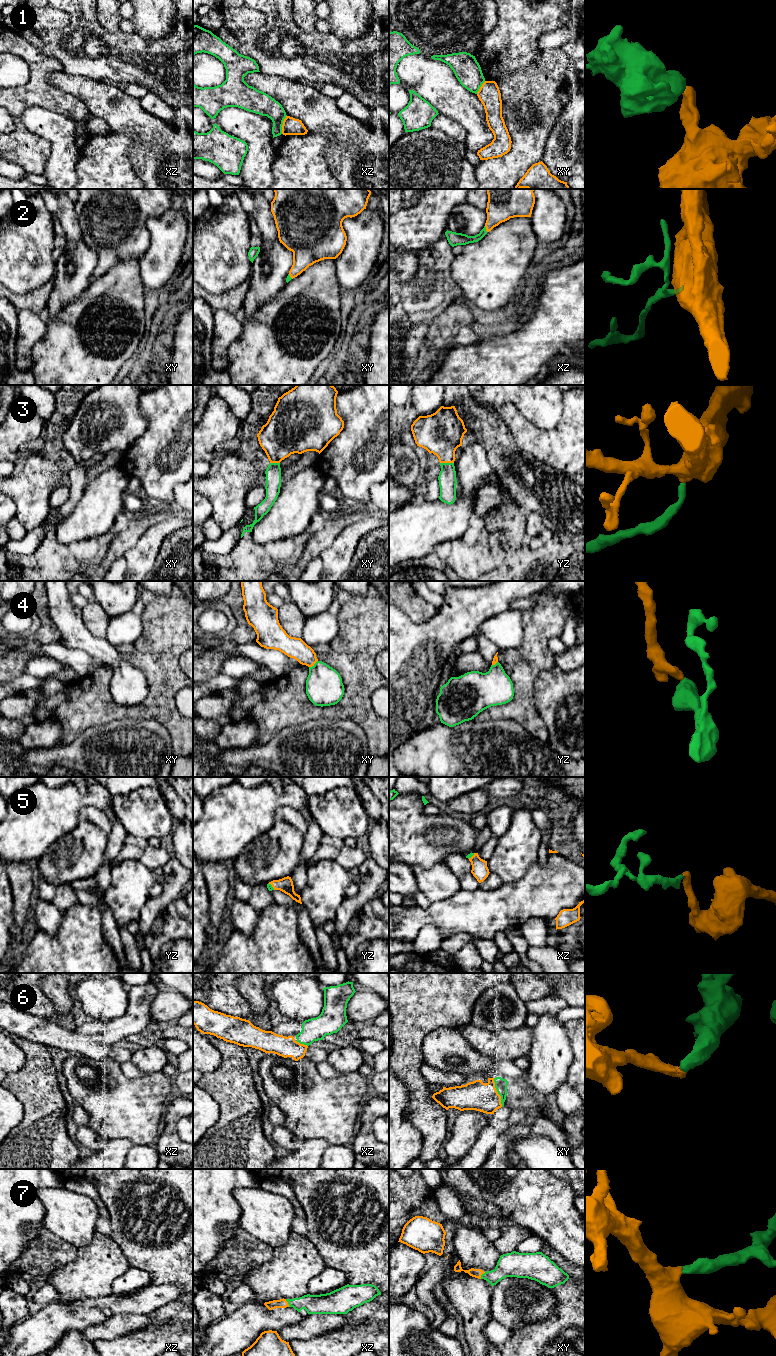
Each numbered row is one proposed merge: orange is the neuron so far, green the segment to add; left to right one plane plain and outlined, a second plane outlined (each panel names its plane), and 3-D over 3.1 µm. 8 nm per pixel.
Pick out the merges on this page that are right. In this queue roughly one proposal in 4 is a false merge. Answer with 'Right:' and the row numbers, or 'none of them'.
Right: 2, 3, 4, 5, 6, 7

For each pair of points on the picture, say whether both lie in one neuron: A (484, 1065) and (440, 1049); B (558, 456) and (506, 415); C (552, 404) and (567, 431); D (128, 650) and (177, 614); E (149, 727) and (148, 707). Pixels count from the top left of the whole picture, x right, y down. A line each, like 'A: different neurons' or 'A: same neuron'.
A: same neuron
B: same neuron
C: different neurons
D: different neurons
E: different neurons

